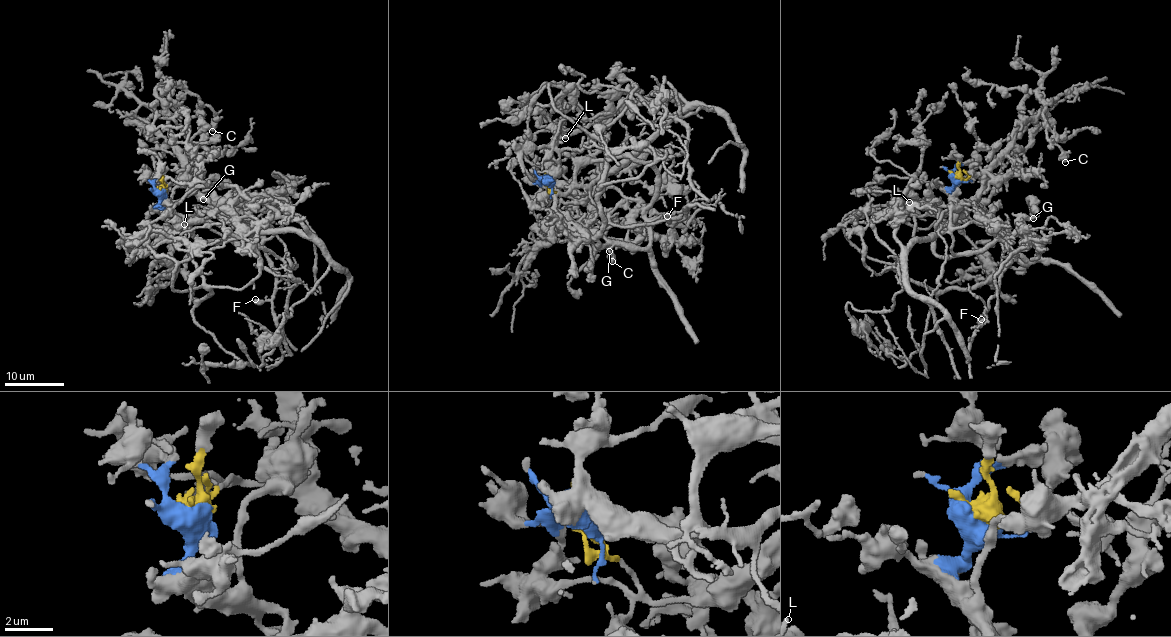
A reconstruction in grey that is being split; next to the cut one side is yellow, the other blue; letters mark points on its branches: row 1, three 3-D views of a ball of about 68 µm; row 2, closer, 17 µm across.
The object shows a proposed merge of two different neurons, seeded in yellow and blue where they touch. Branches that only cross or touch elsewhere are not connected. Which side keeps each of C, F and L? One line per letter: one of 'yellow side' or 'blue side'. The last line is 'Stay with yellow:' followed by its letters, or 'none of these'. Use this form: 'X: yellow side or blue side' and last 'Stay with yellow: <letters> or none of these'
C: yellow side
F: yellow side
L: blue side
Stay with yellow: C, F

